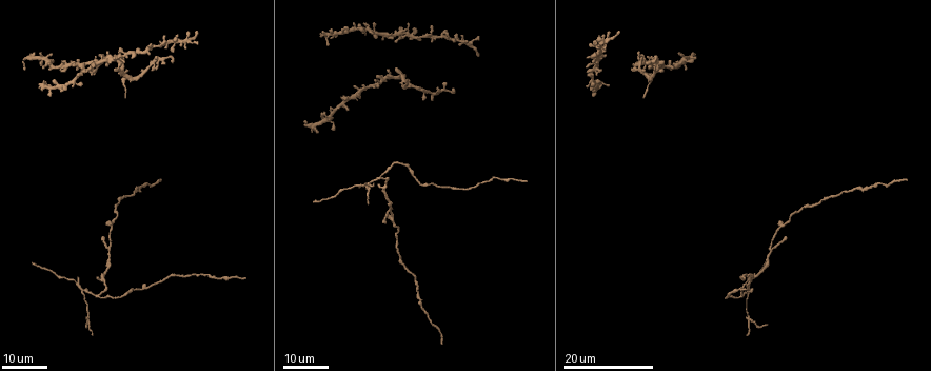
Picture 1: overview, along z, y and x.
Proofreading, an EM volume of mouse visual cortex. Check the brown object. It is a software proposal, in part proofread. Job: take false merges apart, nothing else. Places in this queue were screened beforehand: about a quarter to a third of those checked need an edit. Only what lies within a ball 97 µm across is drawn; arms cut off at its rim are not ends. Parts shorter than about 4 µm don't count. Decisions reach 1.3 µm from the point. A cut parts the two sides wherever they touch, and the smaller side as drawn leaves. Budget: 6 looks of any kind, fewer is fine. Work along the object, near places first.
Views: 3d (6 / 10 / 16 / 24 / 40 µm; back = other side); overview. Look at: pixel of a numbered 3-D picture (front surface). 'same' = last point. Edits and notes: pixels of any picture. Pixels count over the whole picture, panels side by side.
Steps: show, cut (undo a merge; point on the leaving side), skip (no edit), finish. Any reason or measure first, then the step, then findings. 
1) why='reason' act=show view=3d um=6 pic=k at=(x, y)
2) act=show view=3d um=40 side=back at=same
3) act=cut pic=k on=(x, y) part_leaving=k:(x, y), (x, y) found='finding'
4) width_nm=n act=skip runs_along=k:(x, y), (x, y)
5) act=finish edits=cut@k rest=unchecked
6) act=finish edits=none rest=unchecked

why='thin neck' act=show view=3d um=16 pic=1 at=(449, 89)

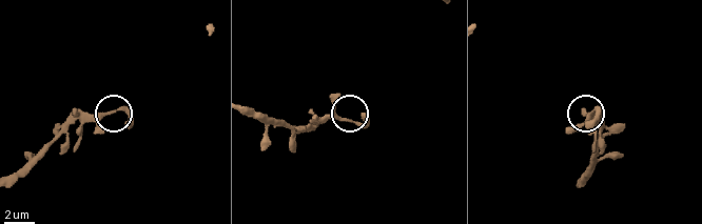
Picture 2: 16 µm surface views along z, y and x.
act=show view=3d um=6 pic=2 at=(348, 120)

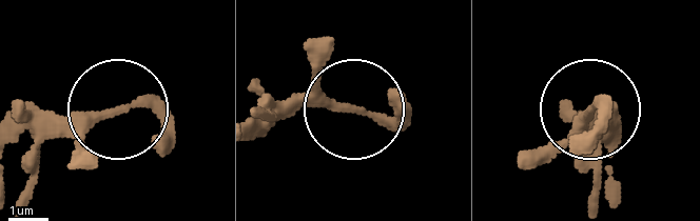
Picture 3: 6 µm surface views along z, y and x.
width_nm=210 act=skip found='all the same cell'

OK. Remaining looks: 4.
why='four or more arms meet' act=show view=3d um=16 pic=1 at=(129, 74)

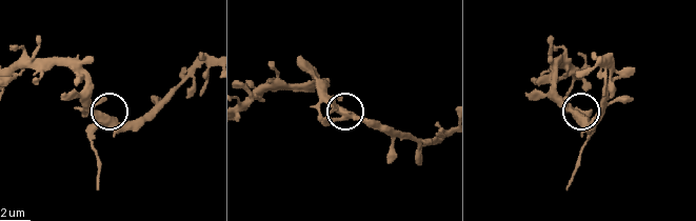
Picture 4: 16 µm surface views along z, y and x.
why='closer look' act=show view=3d um=6 pic=4 at=(345, 113)

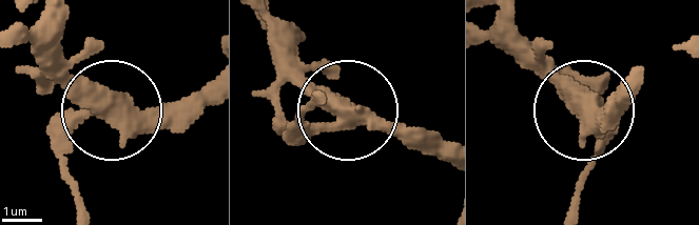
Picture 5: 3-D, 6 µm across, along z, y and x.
width_nm=410 act=cut pic=5 on=(52, 143) found='two cells meet here'

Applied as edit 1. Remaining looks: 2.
act=finish edits=cut@5 rest=unchecked

